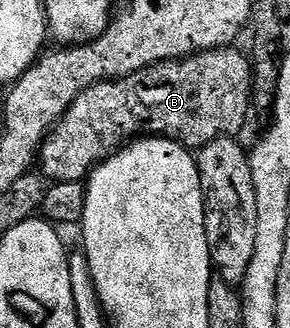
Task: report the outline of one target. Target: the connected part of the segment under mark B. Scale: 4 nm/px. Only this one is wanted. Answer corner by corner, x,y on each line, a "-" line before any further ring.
232,46
221,47
217,51
204,51
198,55
189,55
186,59
174,59
172,63
156,63
153,67
143,69
139,73
131,73
122,79
106,79
102,82
88,87
79,93
79,97
75,97
75,101
71,101
71,105
67,109
67,113
63,113
63,117
57,122
56,127
50,131
45,139
45,143
41,146
39,156
39,171
44,175
46,180
62,183
63,181
79,181
85,183
89,176
93,174
93,168
99,163
107,162
112,155
117,154
122,147
126,146
127,141
136,140
138,137
160,137
170,139
176,143
180,143
183,147
190,149
200,149
205,147
211,141
222,137
233,137
245,127
245,122
251,116
251,104
253,102
253,65
248,54
245,55
241,51
233,51

